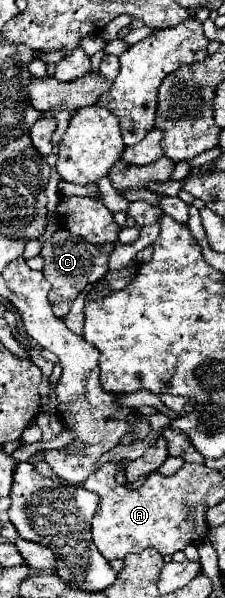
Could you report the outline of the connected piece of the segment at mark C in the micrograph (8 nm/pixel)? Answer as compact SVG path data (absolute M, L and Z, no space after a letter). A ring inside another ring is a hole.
M59 228L53 234L53 238L45 242L45 246L41 250L41 256L45 260L43 274L45 274L47 282L51 284L49 302L53 306L53 314L57 318L63 318L71 310L71 302L77 298L79 292L83 292L83 288L89 282L97 282L103 278L103 272L107 272L107 260L109 260L109 254L113 252L113 248L115 248L113 244L97 248L97 246L81 240L79 236L71 234L67 228Z

